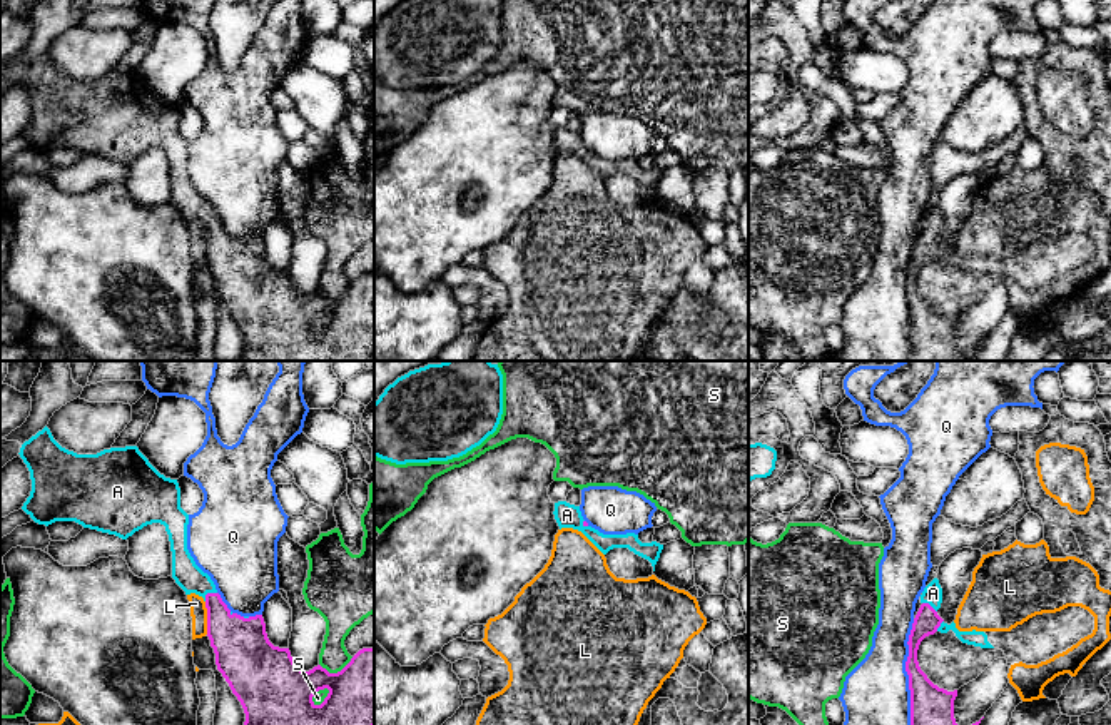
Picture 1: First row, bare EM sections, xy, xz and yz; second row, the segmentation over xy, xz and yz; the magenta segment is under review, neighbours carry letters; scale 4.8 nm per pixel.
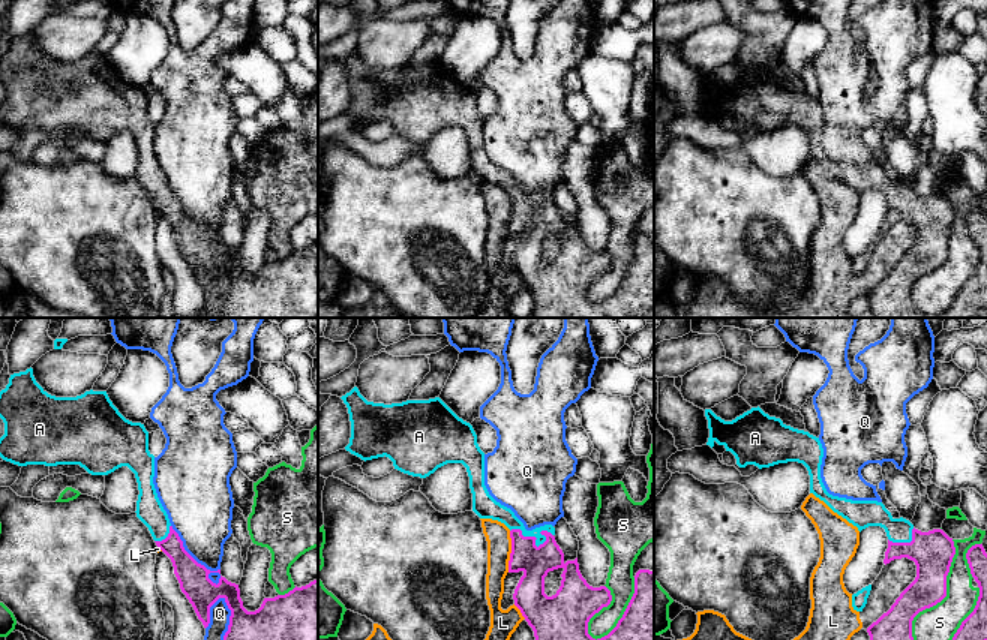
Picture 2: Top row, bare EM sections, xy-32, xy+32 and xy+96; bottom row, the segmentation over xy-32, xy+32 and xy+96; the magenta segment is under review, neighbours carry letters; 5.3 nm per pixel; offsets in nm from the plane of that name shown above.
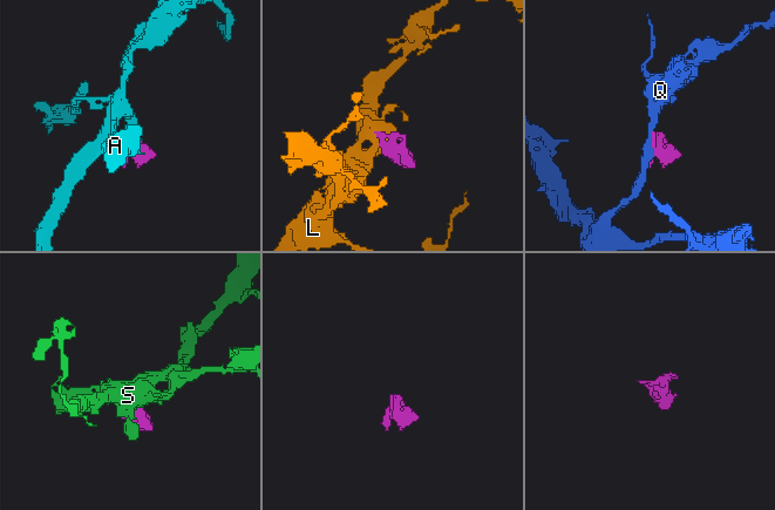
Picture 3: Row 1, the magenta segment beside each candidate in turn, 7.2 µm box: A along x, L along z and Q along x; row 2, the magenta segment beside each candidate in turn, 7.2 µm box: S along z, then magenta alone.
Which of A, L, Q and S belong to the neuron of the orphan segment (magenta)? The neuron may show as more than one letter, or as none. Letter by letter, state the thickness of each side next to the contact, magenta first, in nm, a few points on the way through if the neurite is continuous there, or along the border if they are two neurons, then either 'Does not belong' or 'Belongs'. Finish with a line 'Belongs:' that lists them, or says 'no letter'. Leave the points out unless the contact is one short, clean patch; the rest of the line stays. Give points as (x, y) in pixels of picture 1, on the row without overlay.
A: Thickness 220 nm (magenta) against 140 nm. Belongs
L: Thickness 280 nm (magenta) against 80 nm. Does not belong
Q: Thickness 220 nm (magenta) against 320 nm. Does not belong
S: Thickness 400 nm (magenta) against 60 nm. Does not belong
Belongs: A

